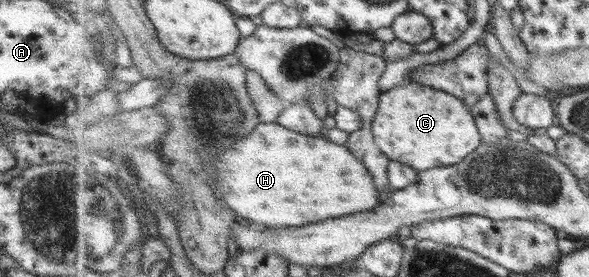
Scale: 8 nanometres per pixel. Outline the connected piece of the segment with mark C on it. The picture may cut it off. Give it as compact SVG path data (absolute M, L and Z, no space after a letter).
M406 81L381 94L372 130L376 144L390 160L410 165L418 172L463 162L483 143L475 116L460 97Z

